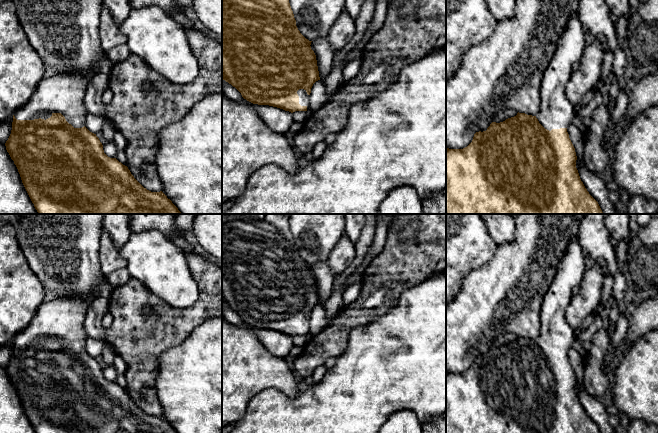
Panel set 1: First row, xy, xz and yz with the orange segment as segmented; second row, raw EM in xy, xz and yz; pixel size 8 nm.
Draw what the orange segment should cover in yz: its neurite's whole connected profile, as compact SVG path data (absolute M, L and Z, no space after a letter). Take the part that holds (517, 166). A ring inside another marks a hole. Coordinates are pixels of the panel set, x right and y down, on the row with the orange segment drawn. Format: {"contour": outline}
{"contour": "M577 13L570 18L566 29L560 36L555 54L543 74L539 113L532 116L518 112L516 116L503 122L492 122L486 131L476 132L472 142L463 149L449 149L446 147L446 214L603 214L598 202L589 194L580 179L576 168L577 156L575 148L567 132L569 125L574 123L573 120L577 113L565 95L566 84L571 78L573 64L580 61L585 47L585 28Z"}

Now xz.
{"contour": "M222 0L222 73L223 80L235 87L247 101L258 105L269 105L289 111L309 111L309 95L313 84L320 80L316 55L311 42L298 30L289 0Z"}

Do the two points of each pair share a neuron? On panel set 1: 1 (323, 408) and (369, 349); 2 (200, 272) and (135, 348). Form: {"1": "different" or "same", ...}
{"1": "same", "2": "same"}

